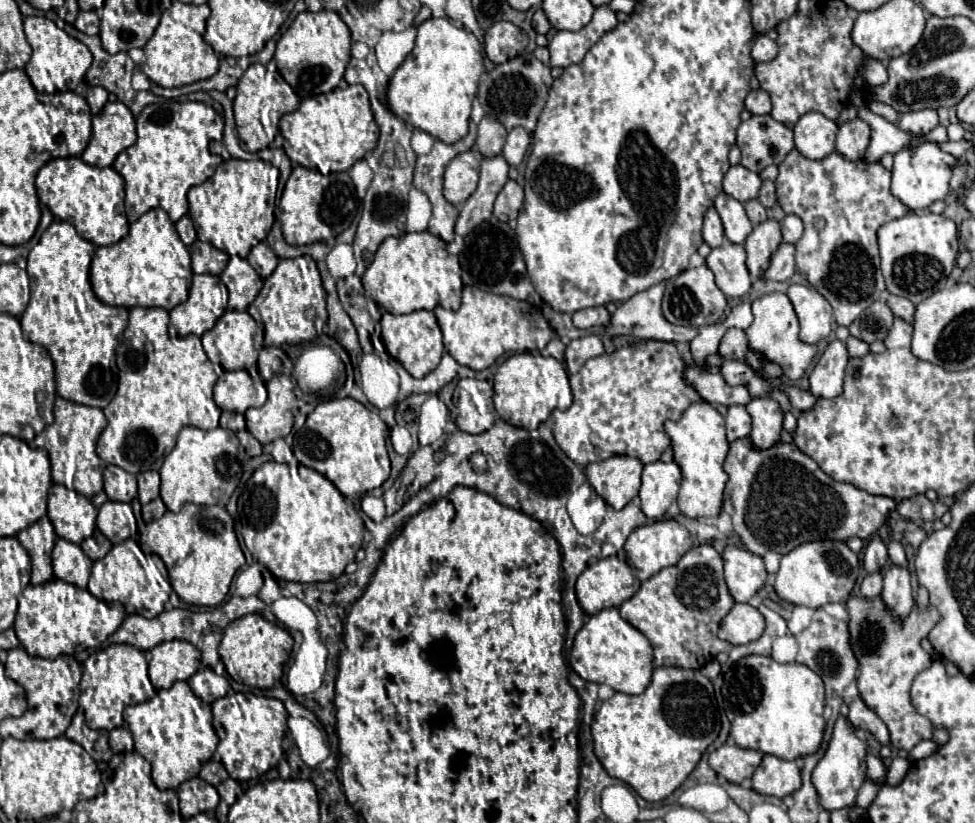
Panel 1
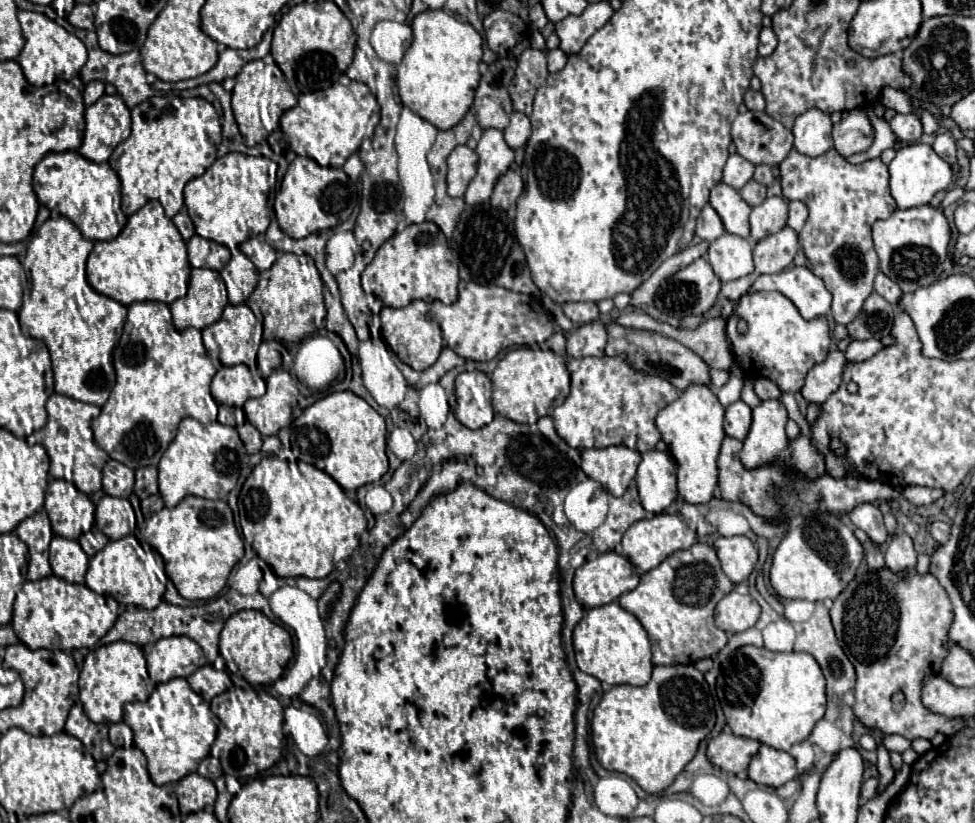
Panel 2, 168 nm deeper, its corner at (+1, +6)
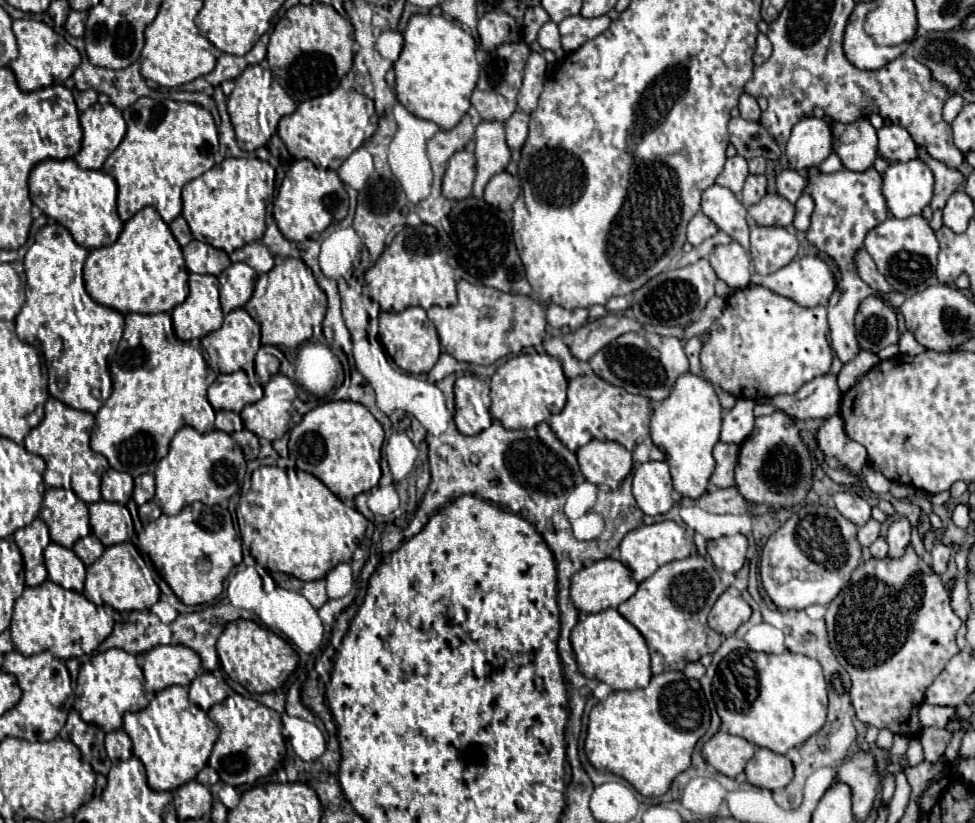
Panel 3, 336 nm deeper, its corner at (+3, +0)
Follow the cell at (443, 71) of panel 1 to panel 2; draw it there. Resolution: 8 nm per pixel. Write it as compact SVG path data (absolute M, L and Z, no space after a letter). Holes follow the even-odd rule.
M428 9L420 15L414 17L412 21L412 31L414 31L414 41L410 49L406 51L404 59L396 67L396 87L398 87L398 97L404 107L412 109L418 113L422 119L430 121L438 129L452 129L462 121L466 111L470 109L474 101L474 91L480 81L480 71L478 65L482 61L482 37L480 33L466 21L460 21L452 13L444 9Z

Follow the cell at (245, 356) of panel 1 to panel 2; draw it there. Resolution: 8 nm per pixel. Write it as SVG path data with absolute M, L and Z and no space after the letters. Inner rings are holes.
M240 303L240 305L226 305L222 317L216 323L212 323L201 331L204 346L217 370L223 366L244 363L252 371L255 369L256 374L259 373L256 360L259 348L252 348L252 329L254 329L254 325L256 325L256 317L254 317L252 309L246 303Z

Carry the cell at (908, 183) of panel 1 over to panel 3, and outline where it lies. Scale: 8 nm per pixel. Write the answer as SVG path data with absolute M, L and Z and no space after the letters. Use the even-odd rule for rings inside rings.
M912 159L908 163L890 163L882 181L882 195L888 211L896 219L920 215L932 199L934 175L920 159Z

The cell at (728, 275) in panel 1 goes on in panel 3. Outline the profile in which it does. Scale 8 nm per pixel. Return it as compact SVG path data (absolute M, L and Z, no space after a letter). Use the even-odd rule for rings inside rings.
M736 241L720 245L710 255L710 265L716 271L718 279L726 281L730 287L748 287L750 283L750 257L744 247Z

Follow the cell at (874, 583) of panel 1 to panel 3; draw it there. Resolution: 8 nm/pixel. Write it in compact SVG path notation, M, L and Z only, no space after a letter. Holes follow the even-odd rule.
M878 537L878 539L870 545L870 553L872 553L872 557L876 557L876 559L884 559L884 557L888 555L888 543L886 543L886 539Z

